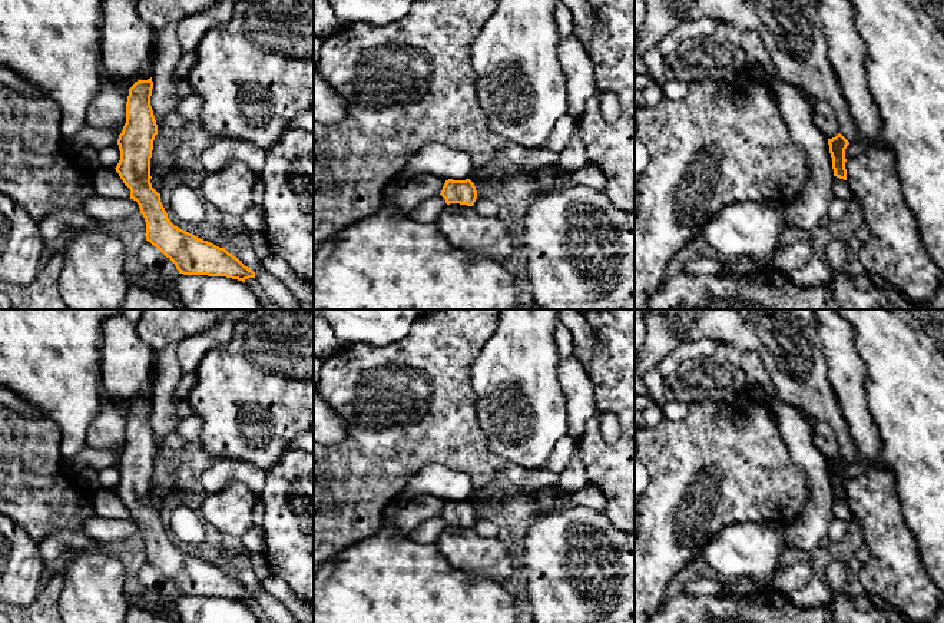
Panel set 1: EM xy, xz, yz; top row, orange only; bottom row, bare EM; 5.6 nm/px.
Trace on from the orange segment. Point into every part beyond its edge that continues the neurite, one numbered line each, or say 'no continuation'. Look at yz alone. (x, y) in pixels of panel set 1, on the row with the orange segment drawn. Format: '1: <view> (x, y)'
no continuation

